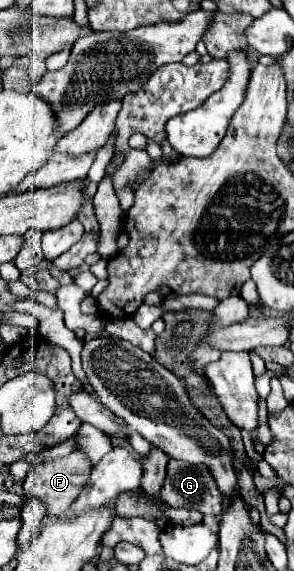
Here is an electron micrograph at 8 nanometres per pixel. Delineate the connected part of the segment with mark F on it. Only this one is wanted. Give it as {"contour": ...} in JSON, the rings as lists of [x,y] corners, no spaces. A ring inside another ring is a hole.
{"contour":[[[79,449],[71,451],[69,455],[61,457],[61,459],[53,459],[53,461],[45,461],[37,467],[31,467],[31,471],[25,477],[23,483],[23,491],[25,491],[25,499],[43,499],[47,503],[47,515],[49,517],[63,517],[71,503],[75,503],[75,499],[79,497],[79,493],[83,491],[83,483],[87,483],[87,477],[91,475],[91,461],[87,461],[87,457],[83,457],[83,453],[79,453]]]}

